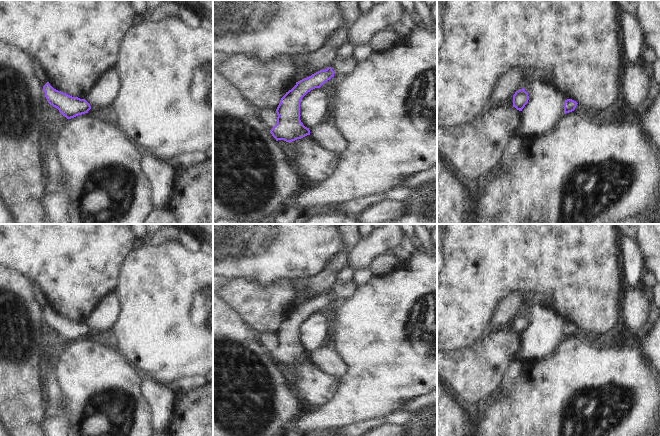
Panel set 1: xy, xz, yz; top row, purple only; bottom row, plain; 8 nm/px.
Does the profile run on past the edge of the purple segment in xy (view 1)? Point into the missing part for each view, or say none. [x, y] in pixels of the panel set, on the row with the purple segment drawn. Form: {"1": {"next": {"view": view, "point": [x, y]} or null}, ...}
{"1": {"next": null}}

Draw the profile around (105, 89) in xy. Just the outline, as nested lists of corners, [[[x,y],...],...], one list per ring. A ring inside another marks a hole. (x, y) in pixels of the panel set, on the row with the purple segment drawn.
[[[116,64],[105,70],[84,98],[91,107],[105,107],[116,97],[120,87],[120,77]]]

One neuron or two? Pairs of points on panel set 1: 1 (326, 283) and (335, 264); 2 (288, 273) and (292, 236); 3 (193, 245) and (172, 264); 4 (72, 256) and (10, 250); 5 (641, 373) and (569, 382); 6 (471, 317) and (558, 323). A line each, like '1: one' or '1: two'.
1: one
2: one
3: two
4: one
5: one
6: two

